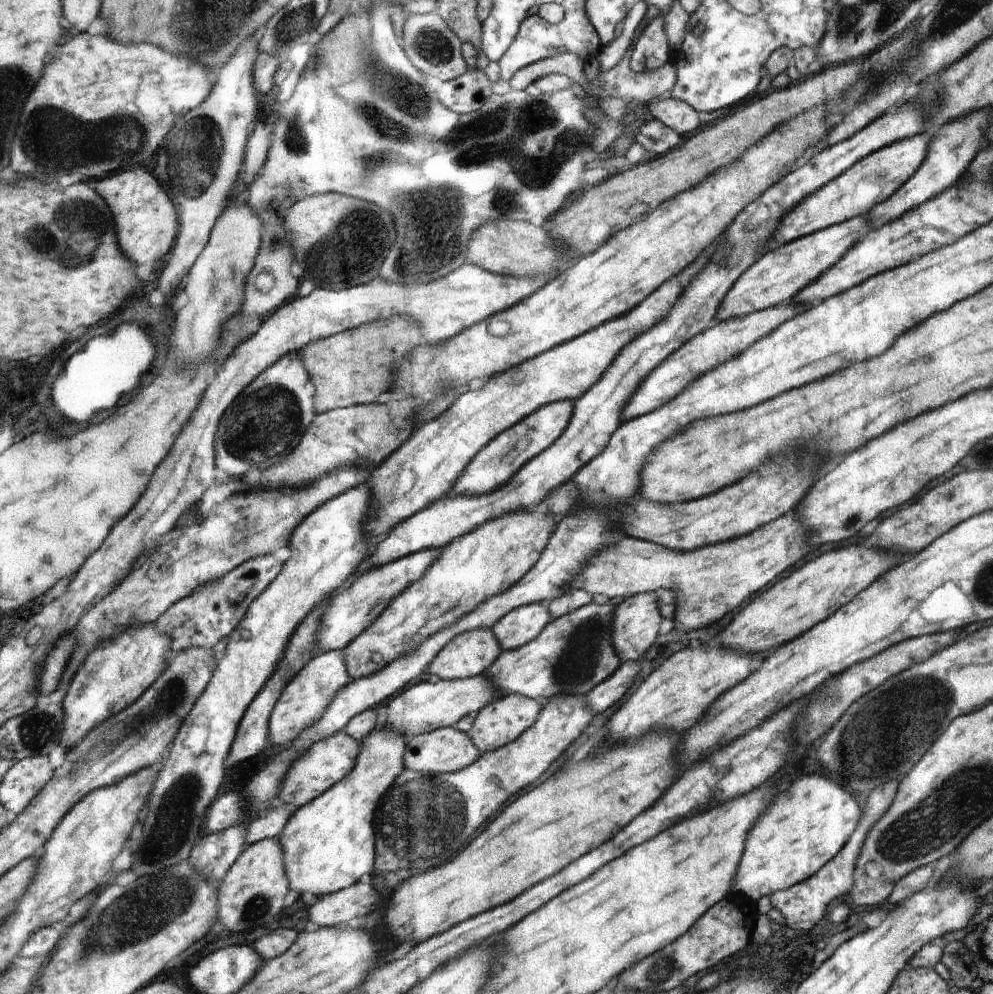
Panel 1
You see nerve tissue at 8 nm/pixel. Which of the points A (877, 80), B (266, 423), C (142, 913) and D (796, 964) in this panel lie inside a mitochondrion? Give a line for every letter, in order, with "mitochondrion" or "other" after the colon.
A: other
B: mitochondrion
C: mitochondrion
D: other

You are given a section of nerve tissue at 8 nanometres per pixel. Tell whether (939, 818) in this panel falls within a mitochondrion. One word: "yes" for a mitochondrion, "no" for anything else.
yes

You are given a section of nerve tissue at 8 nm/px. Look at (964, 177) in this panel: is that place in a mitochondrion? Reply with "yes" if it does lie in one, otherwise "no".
no

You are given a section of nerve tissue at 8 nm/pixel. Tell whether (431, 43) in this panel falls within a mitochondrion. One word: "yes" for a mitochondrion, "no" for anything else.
yes

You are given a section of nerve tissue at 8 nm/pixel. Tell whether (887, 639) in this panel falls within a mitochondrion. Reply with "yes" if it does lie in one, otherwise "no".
no

